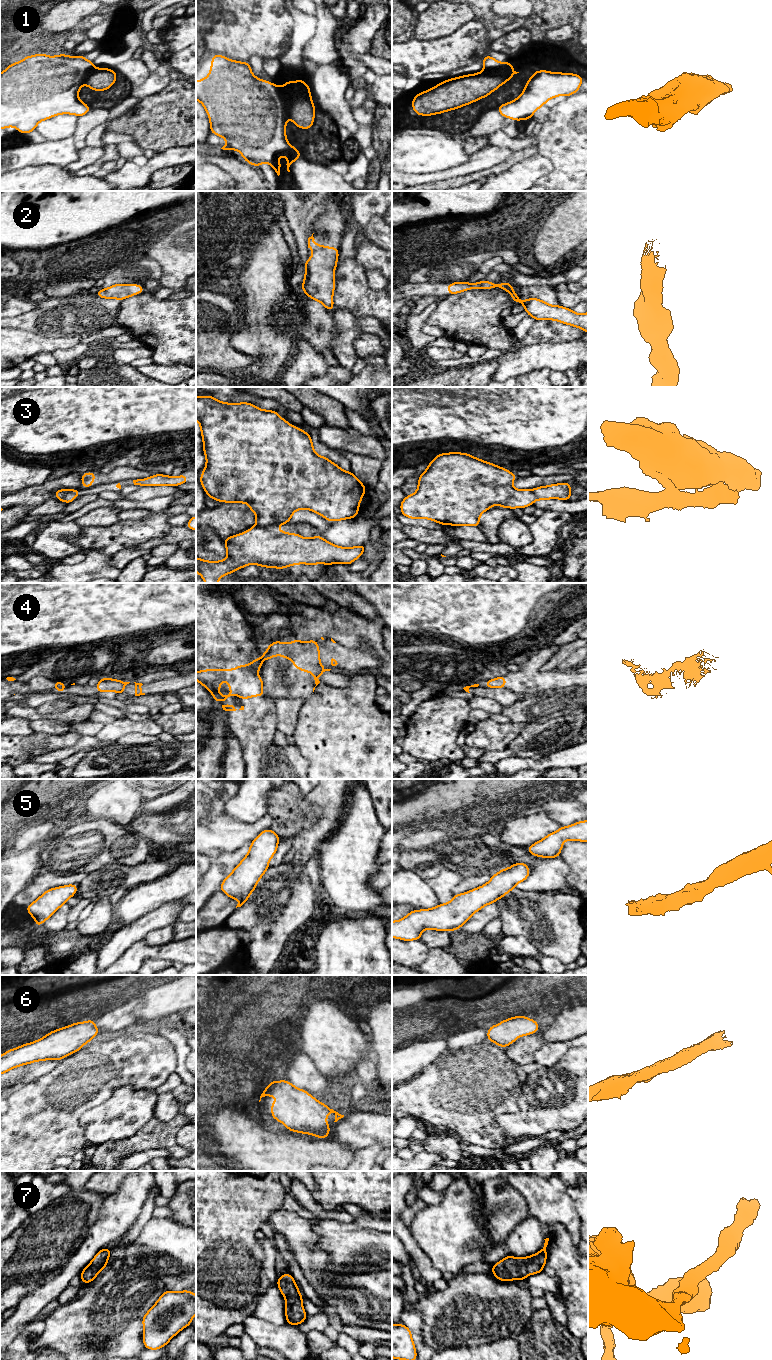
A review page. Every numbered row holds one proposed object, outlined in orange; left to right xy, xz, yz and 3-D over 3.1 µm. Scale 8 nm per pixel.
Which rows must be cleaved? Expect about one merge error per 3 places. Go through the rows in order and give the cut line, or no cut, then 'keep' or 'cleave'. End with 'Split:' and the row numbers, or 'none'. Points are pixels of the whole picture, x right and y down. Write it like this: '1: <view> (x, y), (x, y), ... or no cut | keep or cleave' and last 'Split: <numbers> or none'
1: xz (283, 86), (288, 115) | cleave
2: no cut | keep
3: xy (76, 494), (66, 493), (59, 499) | cleave
4: xz (258, 658), (261, 662) | cleave
5: no cut | keep
6: no cut | keep
7: no cut | keep
Split: 1, 3, 4

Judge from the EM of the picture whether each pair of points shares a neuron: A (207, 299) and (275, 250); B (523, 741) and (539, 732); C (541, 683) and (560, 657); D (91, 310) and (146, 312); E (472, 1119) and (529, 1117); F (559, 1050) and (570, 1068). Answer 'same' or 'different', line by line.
A: different
B: same
C: different
D: different
E: different
F: different

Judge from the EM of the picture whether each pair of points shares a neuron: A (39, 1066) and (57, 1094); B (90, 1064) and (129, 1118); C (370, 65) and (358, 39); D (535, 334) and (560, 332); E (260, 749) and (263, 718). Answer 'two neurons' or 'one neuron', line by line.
A: two neurons
B: two neurons
C: two neurons
D: one neuron
E: one neuron

